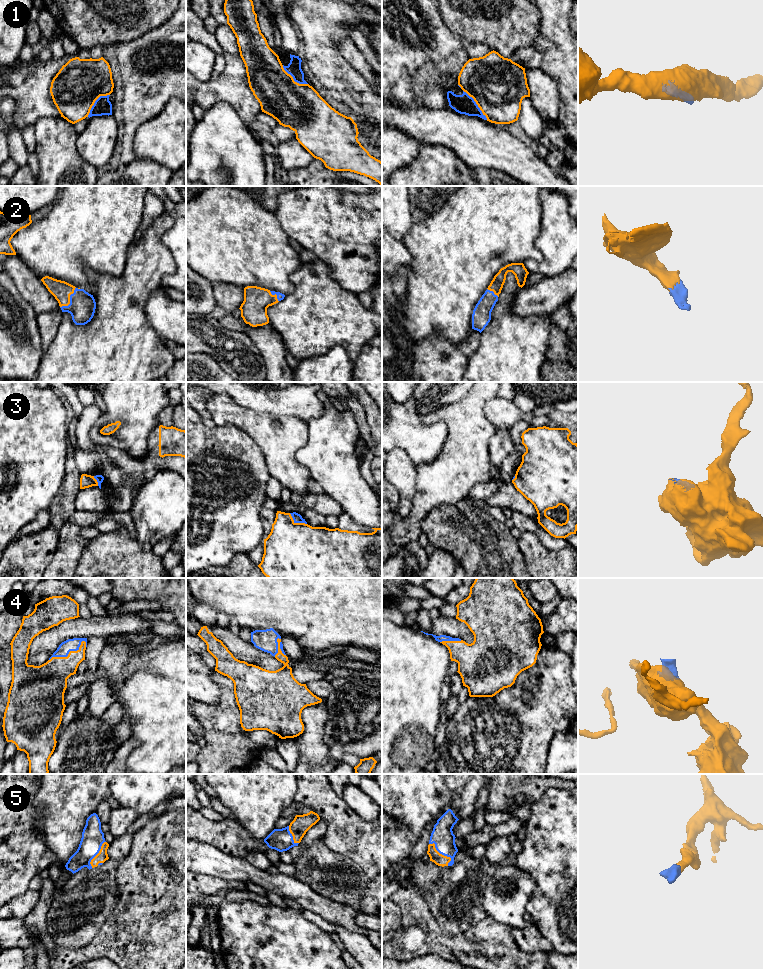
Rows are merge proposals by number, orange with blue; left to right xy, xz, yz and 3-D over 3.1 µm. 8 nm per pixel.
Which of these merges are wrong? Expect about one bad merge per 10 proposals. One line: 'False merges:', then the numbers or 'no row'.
False merges: 1

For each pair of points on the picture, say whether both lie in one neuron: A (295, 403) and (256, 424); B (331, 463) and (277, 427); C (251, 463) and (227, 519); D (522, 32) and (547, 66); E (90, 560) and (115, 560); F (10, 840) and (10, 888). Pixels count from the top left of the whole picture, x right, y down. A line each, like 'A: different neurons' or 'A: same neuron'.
A: different neurons
B: different neurons
C: same neuron
D: different neurons
E: same neuron
F: same neuron

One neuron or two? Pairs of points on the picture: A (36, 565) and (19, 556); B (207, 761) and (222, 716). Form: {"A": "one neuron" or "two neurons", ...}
{"A": "one neuron", "B": "one neuron"}

